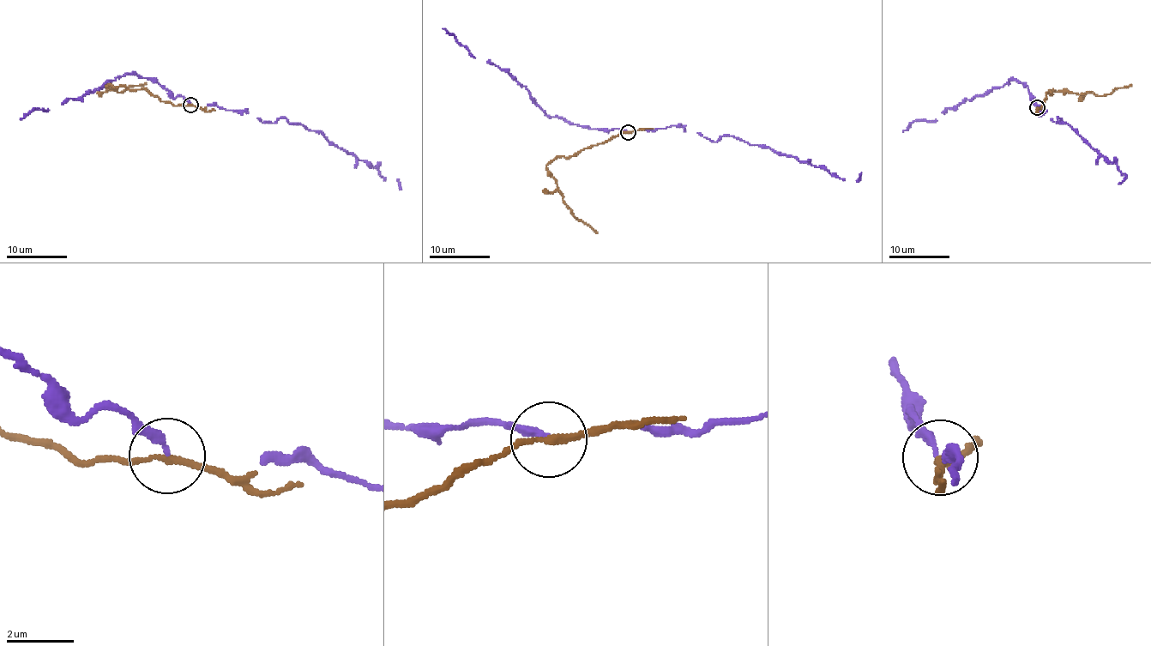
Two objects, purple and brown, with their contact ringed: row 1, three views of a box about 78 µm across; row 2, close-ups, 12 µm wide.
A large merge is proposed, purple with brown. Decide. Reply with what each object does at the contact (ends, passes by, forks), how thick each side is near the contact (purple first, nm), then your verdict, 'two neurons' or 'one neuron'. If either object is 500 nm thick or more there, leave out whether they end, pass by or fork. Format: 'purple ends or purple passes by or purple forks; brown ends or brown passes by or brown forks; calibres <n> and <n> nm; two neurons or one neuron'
purple ends; brown passes by; calibres 200 and 160 nm; two neurons

